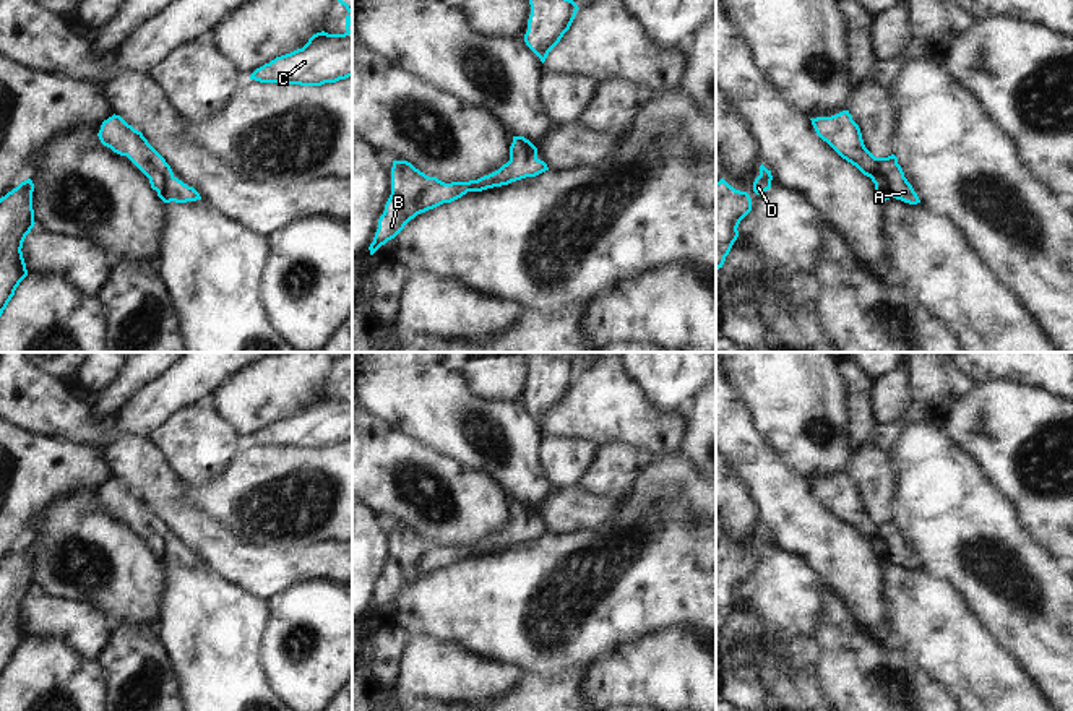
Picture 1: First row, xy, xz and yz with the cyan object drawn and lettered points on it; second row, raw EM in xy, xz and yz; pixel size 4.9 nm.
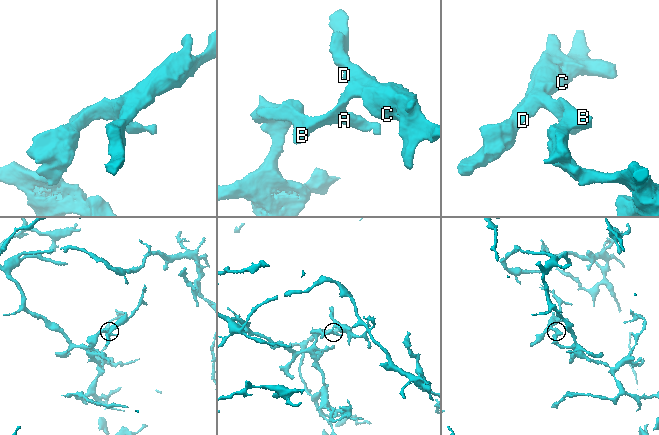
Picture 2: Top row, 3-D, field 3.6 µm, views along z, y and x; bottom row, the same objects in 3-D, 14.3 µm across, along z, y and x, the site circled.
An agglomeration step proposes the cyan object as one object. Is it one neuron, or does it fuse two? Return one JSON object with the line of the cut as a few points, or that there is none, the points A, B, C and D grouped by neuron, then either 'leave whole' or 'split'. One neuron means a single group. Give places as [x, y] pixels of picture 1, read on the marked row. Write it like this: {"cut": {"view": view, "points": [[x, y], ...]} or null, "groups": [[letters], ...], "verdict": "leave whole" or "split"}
{"cut": null, "groups": [["A", "B", "C", "D"]], "verdict": "leave whole"}

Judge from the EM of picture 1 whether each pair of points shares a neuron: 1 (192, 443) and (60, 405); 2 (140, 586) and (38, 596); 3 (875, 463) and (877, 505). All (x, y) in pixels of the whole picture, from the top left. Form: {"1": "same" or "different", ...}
{"1": "different", "2": "different", "3": "same"}

